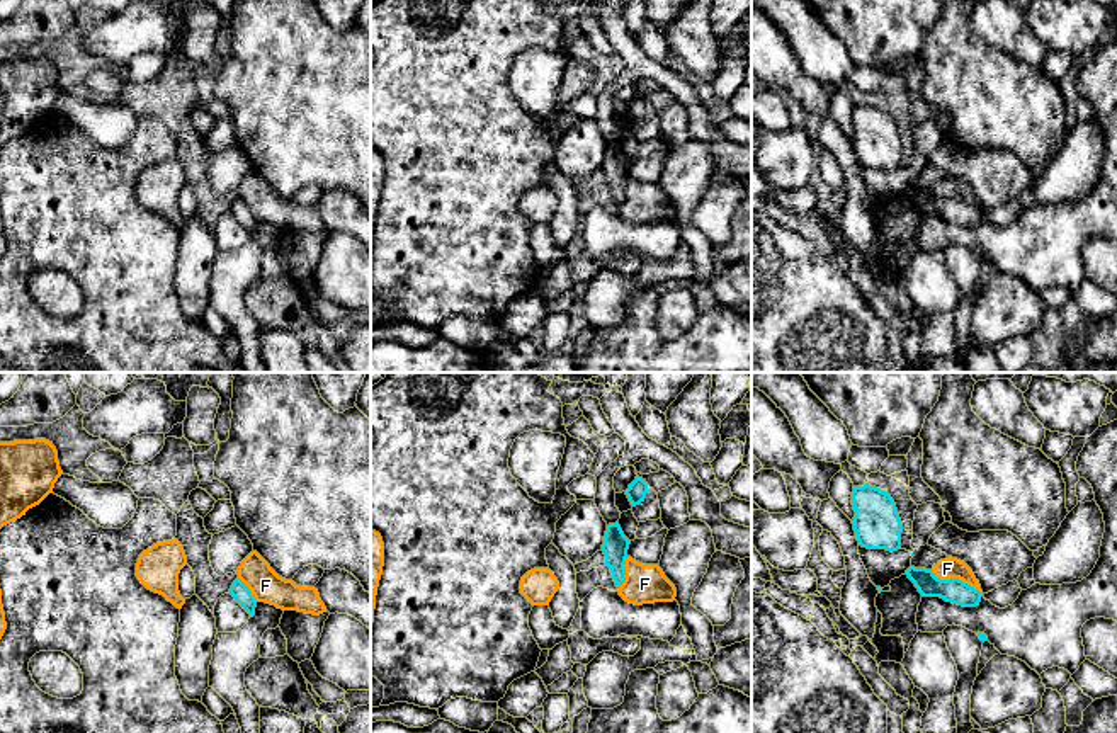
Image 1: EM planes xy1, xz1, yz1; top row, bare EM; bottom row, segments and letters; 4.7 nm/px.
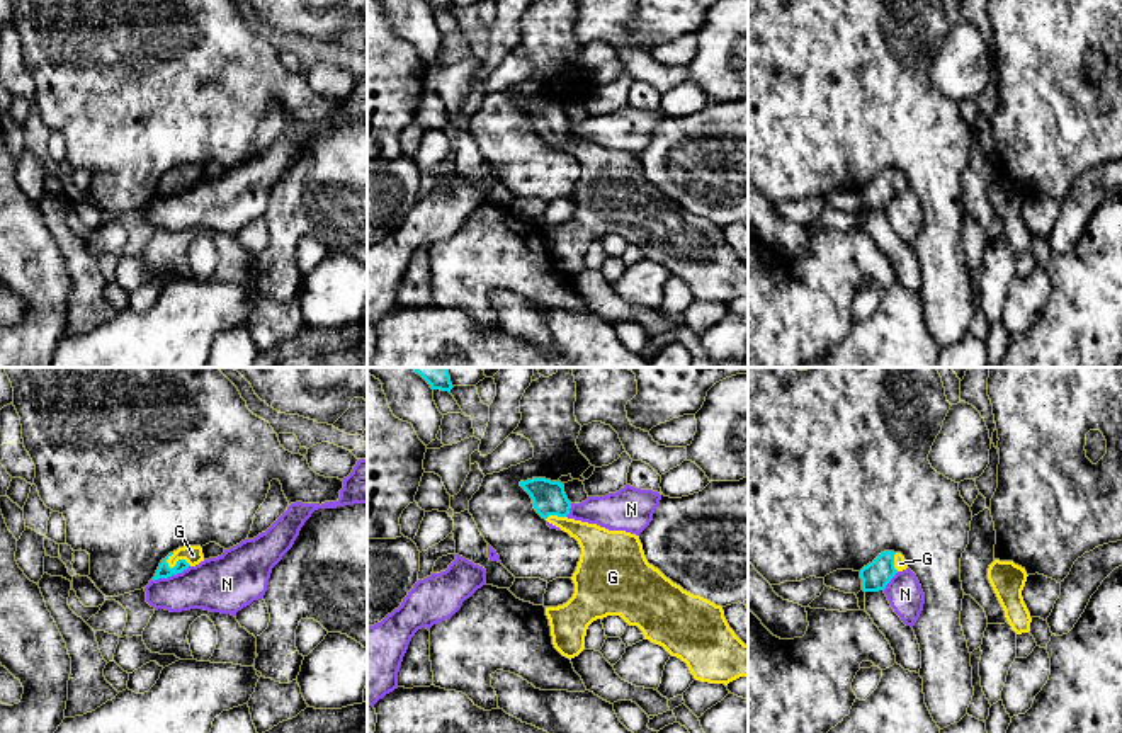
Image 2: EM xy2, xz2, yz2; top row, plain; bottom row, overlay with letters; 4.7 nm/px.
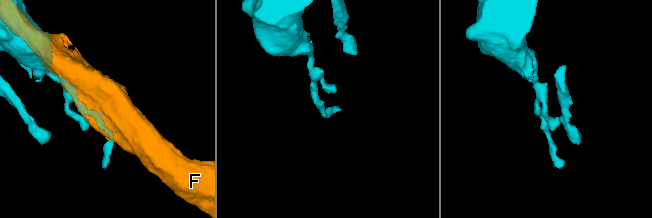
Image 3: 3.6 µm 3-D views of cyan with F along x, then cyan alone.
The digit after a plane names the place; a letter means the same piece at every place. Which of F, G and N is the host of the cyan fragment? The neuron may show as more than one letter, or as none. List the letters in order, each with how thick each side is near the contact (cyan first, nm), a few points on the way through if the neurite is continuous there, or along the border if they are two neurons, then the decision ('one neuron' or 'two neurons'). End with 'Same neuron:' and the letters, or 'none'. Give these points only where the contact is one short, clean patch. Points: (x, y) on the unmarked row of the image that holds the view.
F: 120 nm thick on the cyan side, 100 nm on the other; border along yz1 (930, 189), (941, 198), (961, 198), (981, 213); two neurons
G: 70 nm thick on the cyan side, 90 nm on the other; runs through xy2 (164, 189), (177, 181), (192, 174); one neuron
N: 70 nm thick on the cyan side, 260 nm on the other; border along xy2 (189, 184), (181, 191), (152, 199); two neurons
Same neuron: G

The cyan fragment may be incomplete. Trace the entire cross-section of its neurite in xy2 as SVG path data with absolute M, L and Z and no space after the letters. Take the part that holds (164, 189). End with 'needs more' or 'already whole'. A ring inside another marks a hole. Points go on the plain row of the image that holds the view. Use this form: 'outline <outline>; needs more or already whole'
outline M201 165L178 167L177 170L170 172L165 179L162 179L151 199L168 197L172 194L182 192L189 185L196 185L201 180L204 180Z; needs more

